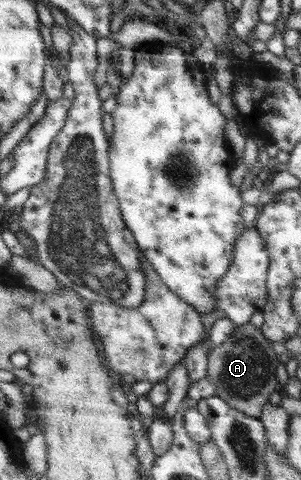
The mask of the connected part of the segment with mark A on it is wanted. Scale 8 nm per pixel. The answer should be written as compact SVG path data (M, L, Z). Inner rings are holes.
M250 321L245 324L235 324L231 336L209 352L206 375L215 385L214 394L223 399L229 407L239 412L258 417L263 412L272 392L279 389L276 379L278 356L259 327Z

